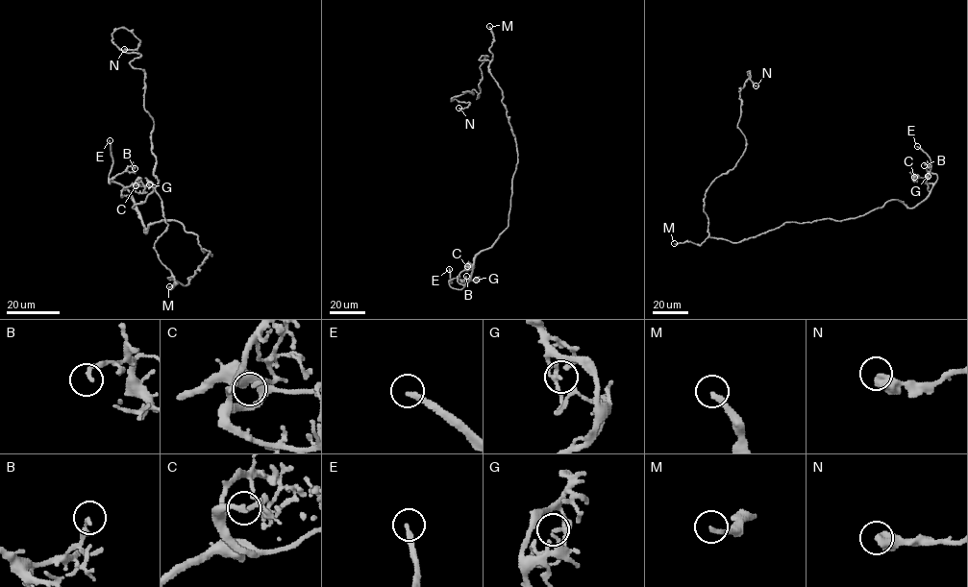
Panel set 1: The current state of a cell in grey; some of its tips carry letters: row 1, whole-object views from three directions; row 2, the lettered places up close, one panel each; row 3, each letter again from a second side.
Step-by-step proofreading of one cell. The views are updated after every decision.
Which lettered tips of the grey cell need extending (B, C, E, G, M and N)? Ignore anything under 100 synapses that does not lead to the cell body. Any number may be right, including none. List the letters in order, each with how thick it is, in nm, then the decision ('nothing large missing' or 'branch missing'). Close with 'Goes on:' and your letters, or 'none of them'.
B: calibre 180 nm; nothing large missing
C: calibre 200 nm; nothing large missing
E: calibre 240 nm; branch missing
G: calibre 170 nm; nothing large missing
M: calibre 200 nm; branch missing
N: calibre 550 nm; nothing large missing
Goes on: E, M

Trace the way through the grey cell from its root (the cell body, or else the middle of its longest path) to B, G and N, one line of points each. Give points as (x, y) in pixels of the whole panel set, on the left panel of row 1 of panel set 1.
B: (188, 283), (211, 255), (179, 222), (153, 222), (145, 232), (131, 194), (109, 181), (135, 168)
G: (188, 283), (211, 255), (179, 222), (153, 222), (145, 232), (133, 207), (153, 190), (149, 184)
N: (188, 283), (154, 247), (154, 121), (121, 27), (139, 40), (124, 49)

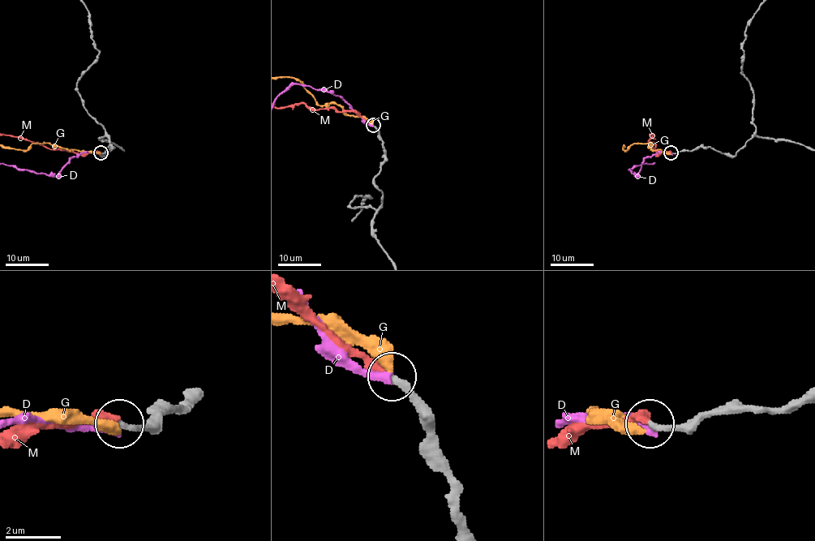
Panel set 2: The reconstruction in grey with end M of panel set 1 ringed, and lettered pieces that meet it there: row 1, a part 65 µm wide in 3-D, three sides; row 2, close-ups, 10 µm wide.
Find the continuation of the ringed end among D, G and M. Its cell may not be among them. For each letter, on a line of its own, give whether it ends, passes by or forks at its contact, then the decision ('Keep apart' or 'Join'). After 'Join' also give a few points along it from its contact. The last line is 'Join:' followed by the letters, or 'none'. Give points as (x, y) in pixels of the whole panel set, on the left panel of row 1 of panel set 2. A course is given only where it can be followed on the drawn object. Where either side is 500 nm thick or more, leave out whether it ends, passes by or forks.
D: It ends there. Keep apart
G: It ends there. Keep apart
M: It ends there. Keep apart
Join: none

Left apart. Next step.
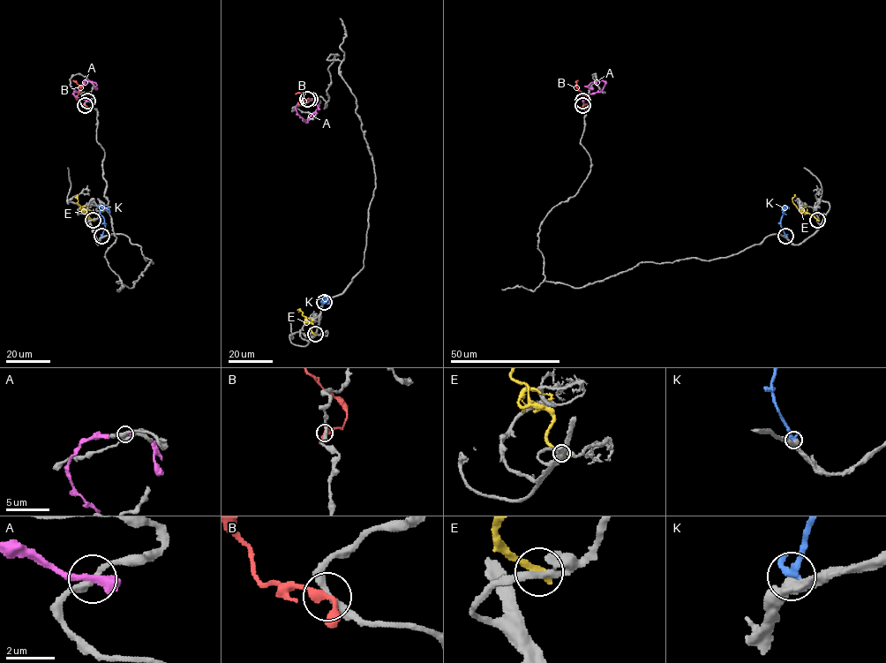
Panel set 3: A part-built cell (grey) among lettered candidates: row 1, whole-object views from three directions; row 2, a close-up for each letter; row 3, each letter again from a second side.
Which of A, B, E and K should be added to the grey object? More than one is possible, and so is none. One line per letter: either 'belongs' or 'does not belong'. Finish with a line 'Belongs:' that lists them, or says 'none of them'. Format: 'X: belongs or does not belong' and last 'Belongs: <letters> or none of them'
A: does not belong
B: does not belong
E: does not belong
K: belongs
Belongs: K

